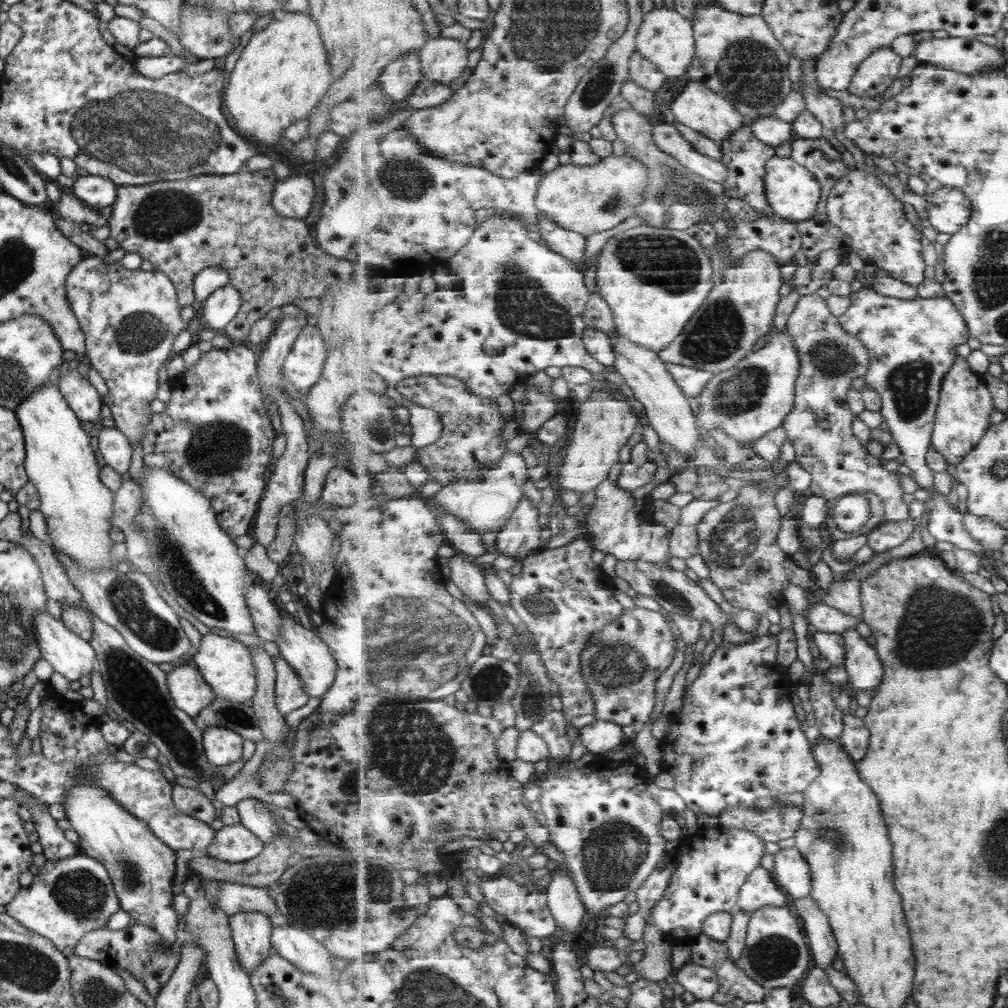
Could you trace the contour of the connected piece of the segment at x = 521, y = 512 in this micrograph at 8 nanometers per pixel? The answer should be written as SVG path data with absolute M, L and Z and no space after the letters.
M524 496L507 521L507 526L496 536L496 549L501 556L524 562L527 556L544 546L541 538L538 508Z

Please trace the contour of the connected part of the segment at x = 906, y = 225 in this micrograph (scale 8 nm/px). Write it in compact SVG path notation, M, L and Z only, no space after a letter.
M859 167L851 172L850 175L837 182L833 192L827 200L826 213L829 220L841 228L845 234L851 236L851 248L865 262L872 262L881 269L886 270L892 277L904 280L913 286L918 287L925 278L924 245L921 243L924 236L913 226L907 216L905 216L905 204L895 197L878 175L867 172L863 167Z

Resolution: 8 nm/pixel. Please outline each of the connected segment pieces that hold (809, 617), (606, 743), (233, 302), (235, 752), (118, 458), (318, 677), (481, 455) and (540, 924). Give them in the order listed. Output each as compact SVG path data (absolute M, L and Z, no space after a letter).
M816 601L809 608L805 618L808 624L811 624L819 632L842 634L846 630L854 629L859 624L859 618Z
M601 719L580 729L579 737L587 749L587 757L589 758L600 753L613 752L627 743L620 724Z
M228 283L214 290L201 305L201 318L205 320L207 328L212 331L221 330L239 310L240 296Z
M210 726L202 731L202 747L206 761L222 767L241 759L242 736L225 728Z
M100 426L97 442L97 452L103 458L103 464L124 478L127 475L132 452L128 438L125 438L115 427Z
M279 609L280 623L278 624L278 633L274 642L278 648L278 655L291 666L295 676L303 684L305 694L310 697L322 698L322 694L330 688L335 678L335 668L337 668L333 657L330 655L330 649L327 645L313 633L312 630L304 629L294 622L290 615L285 614Z
M458 376L405 378L398 390L405 398L436 410L442 418L444 429L441 438L434 444L417 449L417 462L441 486L454 483L461 475L480 477L486 464L498 463L507 454L507 441L501 436L506 420L498 401L475 394Z
M501 876L490 877L487 881L478 881L478 886L484 895L484 899L493 911L506 918L512 926L521 930L523 934L535 936L538 939L549 938L553 934L559 934L557 930L558 921L551 912L546 889L537 889L533 883L527 881L522 885L515 880Z

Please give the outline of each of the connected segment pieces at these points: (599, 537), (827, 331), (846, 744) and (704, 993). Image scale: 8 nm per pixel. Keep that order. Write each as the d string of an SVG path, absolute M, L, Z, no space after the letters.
M604 480L595 488L595 501L586 522L586 530L590 534L597 551L610 554L617 561L635 560L649 564L669 565L671 553L671 529L657 524L649 512L635 511L635 499L632 490L622 490L616 481Z
M815 292L801 295L795 310L789 317L787 334L793 338L802 366L797 380L797 391L794 410L786 416L782 424L788 432L788 440L795 450L796 462L811 474L811 484L807 494L823 496L827 499L844 497L852 492L874 492L882 498L886 510L886 521L899 522L909 518L909 506L903 502L903 487L900 474L889 471L881 466L881 458L870 454L869 448L863 444L852 426L856 414L850 409L847 395L851 392L853 380L865 376L870 370L870 349L859 337L847 332L838 319L831 312L828 302Z
M850 713L844 715L844 731L838 738L842 747L850 753L850 757L855 761L860 761L869 748L871 731L865 724L864 717L858 718Z
M685 963L675 971L673 983L680 984L684 990L692 993L696 999L710 999L719 990L718 976L714 970L695 964Z

